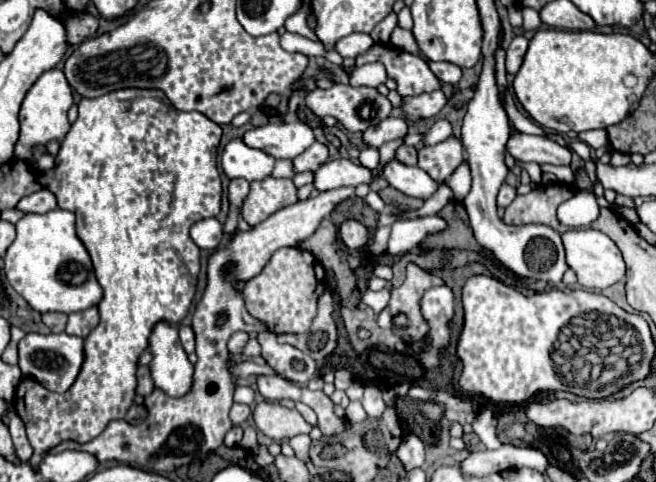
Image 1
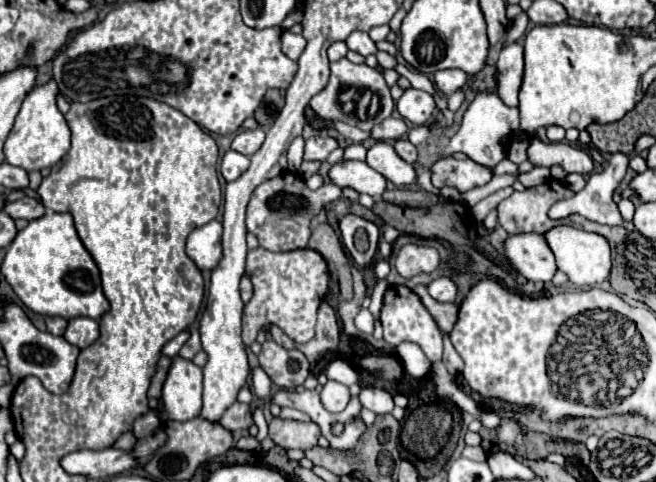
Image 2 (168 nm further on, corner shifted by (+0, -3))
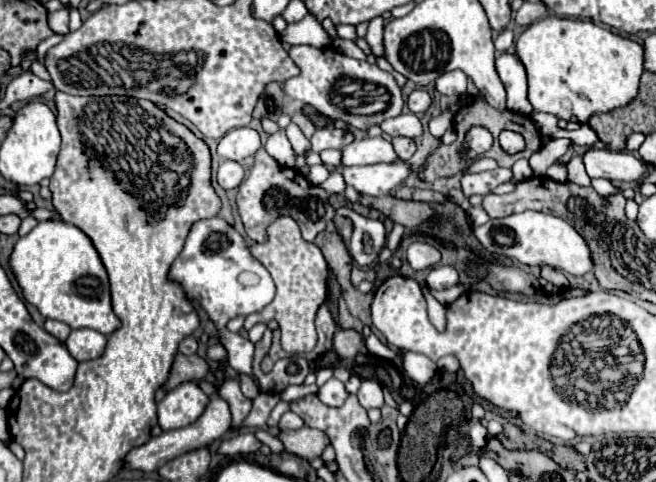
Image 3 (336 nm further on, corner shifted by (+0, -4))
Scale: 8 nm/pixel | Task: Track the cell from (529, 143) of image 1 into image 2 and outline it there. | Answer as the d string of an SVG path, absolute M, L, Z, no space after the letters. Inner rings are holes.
M533 136L529 140L529 148L527 148L527 158L533 166L561 166L565 172L579 172L579 174L589 174L593 170L593 160L591 156L581 150L575 148L567 142L555 142L555 144L547 144L541 138Z

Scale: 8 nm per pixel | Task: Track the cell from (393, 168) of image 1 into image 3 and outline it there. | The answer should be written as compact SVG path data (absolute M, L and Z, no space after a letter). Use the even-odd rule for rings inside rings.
M365 137L361 141L353 141L341 149L341 165L373 165L373 163L391 163L397 159L393 145L383 137Z

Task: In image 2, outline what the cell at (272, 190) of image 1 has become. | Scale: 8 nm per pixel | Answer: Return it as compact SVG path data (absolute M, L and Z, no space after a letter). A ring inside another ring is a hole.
M285 172L277 178L265 180L255 188L249 206L247 206L247 230L259 238L259 244L271 252L287 252L305 248L311 234L311 220L319 214L323 206L337 200L341 196L341 188L333 182L325 182L319 190L311 192L303 178L293 172Z

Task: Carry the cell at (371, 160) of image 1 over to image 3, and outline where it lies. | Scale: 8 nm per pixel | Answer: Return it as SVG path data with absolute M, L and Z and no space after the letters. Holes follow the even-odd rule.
M325 149L319 153L325 165L341 165L341 151L339 149Z

